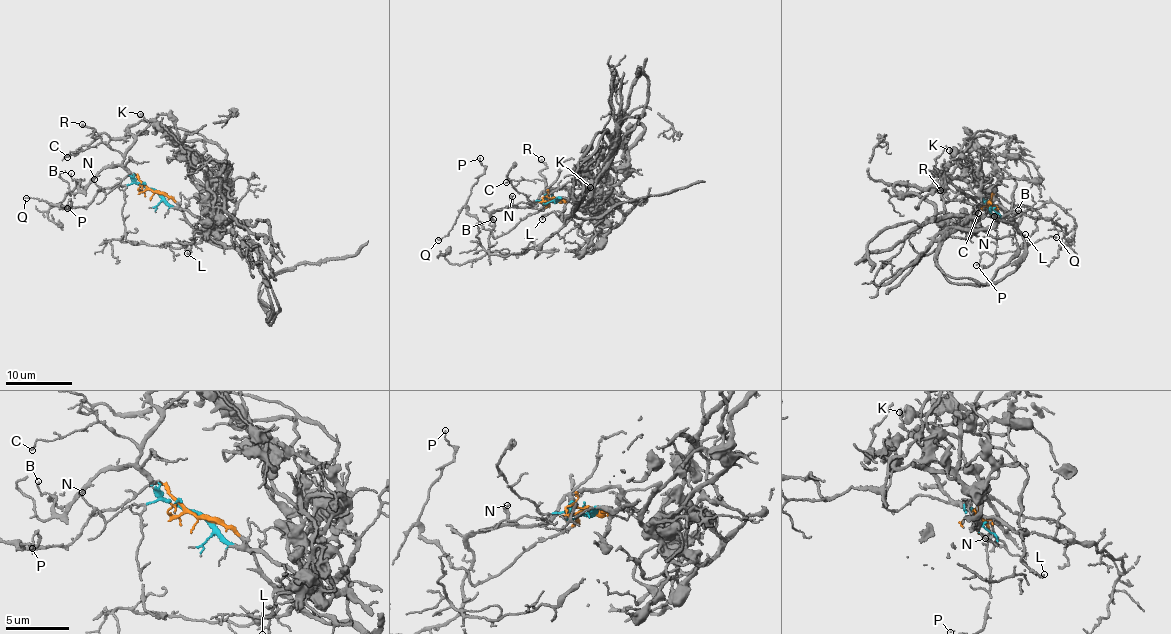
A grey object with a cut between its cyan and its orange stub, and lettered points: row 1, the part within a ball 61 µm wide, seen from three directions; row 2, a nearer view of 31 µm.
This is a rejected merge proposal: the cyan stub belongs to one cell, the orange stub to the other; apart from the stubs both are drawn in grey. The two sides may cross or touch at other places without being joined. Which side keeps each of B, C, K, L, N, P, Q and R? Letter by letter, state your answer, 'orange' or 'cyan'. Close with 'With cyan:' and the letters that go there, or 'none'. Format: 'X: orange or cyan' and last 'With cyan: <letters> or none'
B: cyan
C: cyan
K: cyan
L: orange
N: cyan
P: orange
Q: orange
R: cyan
With cyan: B, C, K, N, R

